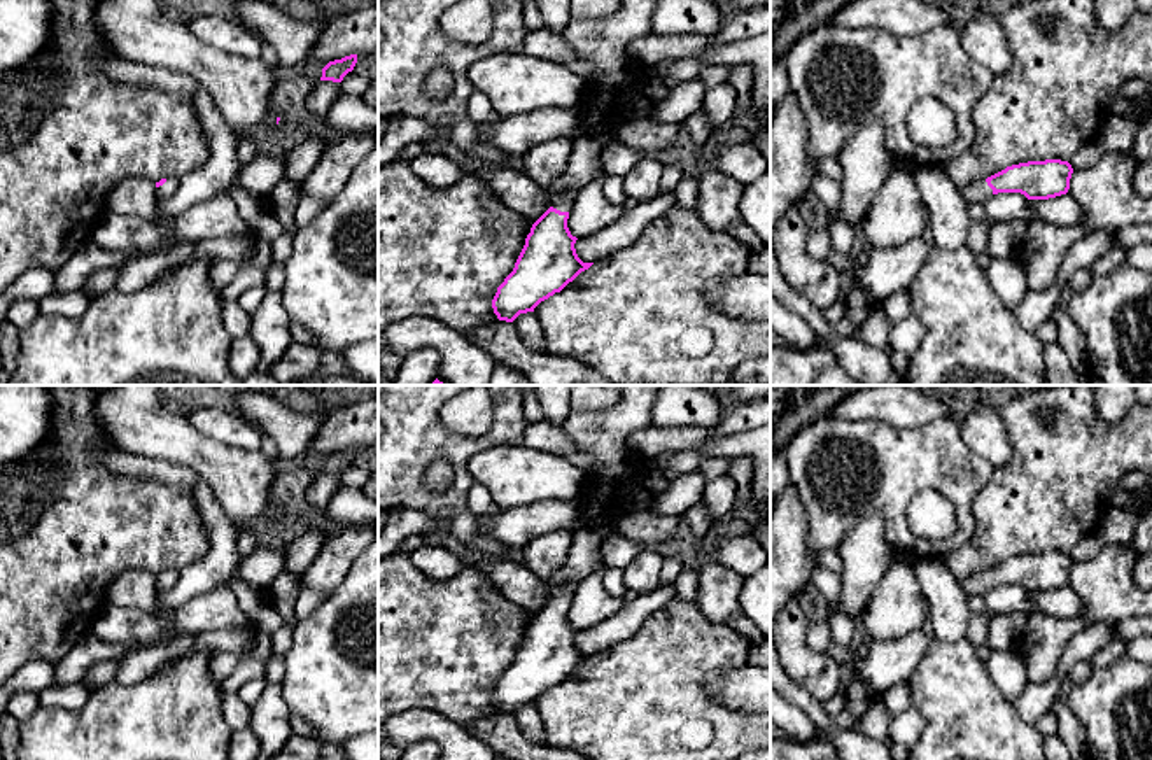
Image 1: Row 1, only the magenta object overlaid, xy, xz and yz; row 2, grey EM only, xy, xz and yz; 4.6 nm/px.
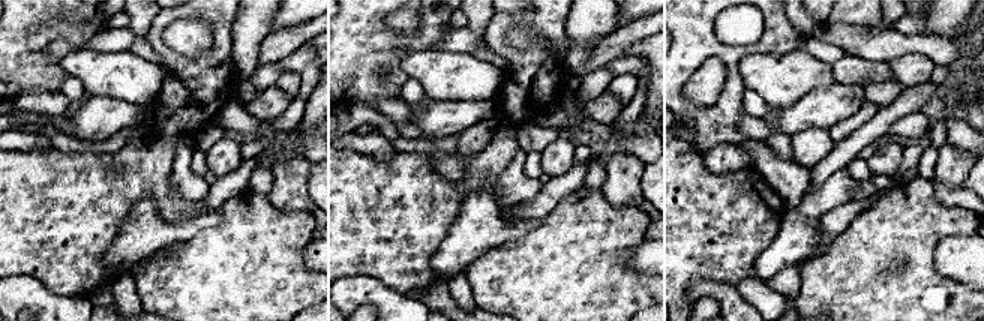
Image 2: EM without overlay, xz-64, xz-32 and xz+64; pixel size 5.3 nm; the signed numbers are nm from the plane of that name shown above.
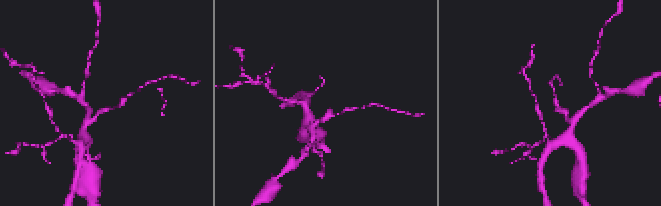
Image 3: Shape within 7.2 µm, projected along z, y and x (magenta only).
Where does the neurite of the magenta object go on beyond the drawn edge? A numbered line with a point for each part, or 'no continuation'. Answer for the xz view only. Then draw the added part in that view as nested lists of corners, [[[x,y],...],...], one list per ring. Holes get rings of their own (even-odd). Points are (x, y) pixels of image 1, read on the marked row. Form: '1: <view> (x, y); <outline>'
1: xz (562, 202); [[[564,191],[551,200],[551,207],[560,212],[571,212],[571,207],[574,203],[574,196],[576,196],[574,191]]]

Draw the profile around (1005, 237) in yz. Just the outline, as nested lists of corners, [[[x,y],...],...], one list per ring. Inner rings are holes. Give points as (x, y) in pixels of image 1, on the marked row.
[[[1022,219],[994,221],[989,226],[989,242],[986,252],[993,259],[1015,257],[1024,242],[1028,222]]]

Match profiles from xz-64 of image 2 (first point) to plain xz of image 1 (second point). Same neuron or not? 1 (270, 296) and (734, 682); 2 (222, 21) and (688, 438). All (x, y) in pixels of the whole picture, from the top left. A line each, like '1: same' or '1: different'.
1: different
2: different

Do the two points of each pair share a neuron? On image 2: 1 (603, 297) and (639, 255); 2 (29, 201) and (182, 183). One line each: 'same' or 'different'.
1: different
2: different

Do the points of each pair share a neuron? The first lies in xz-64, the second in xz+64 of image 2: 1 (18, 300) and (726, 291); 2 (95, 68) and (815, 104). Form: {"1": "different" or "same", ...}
{"1": "same", "2": "different"}

